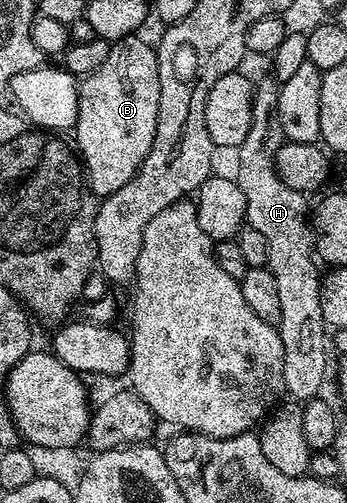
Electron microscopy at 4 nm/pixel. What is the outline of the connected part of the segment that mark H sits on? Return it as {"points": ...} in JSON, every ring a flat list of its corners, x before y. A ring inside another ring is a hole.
{"points":[[271,75,255,82,252,122,238,150,240,162,236,165,234,179,238,187,242,187,242,195,246,195,246,224,257,229,262,239,266,239,266,267,270,275,274,275,278,286,282,307,278,332,282,339,284,388,287,396,297,397,297,402,303,403,321,396,324,376,330,373,330,337,326,332,319,298,322,269,314,252,316,236,312,234,310,201,305,194,286,187,276,170,276,153,285,142,284,132,278,123,279,90,276,78]]}

